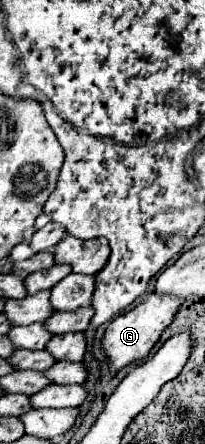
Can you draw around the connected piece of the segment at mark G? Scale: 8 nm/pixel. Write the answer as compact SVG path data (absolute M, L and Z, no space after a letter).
M148 294L142 304L136 308L128 310L126 314L118 316L112 320L112 324L106 328L104 338L102 338L102 350L106 354L108 366L112 374L118 374L122 368L130 366L136 360L142 360L150 354L152 346L158 342L162 330L172 322L176 310L180 308L180 300L174 300L172 296L158 296L158 294Z

